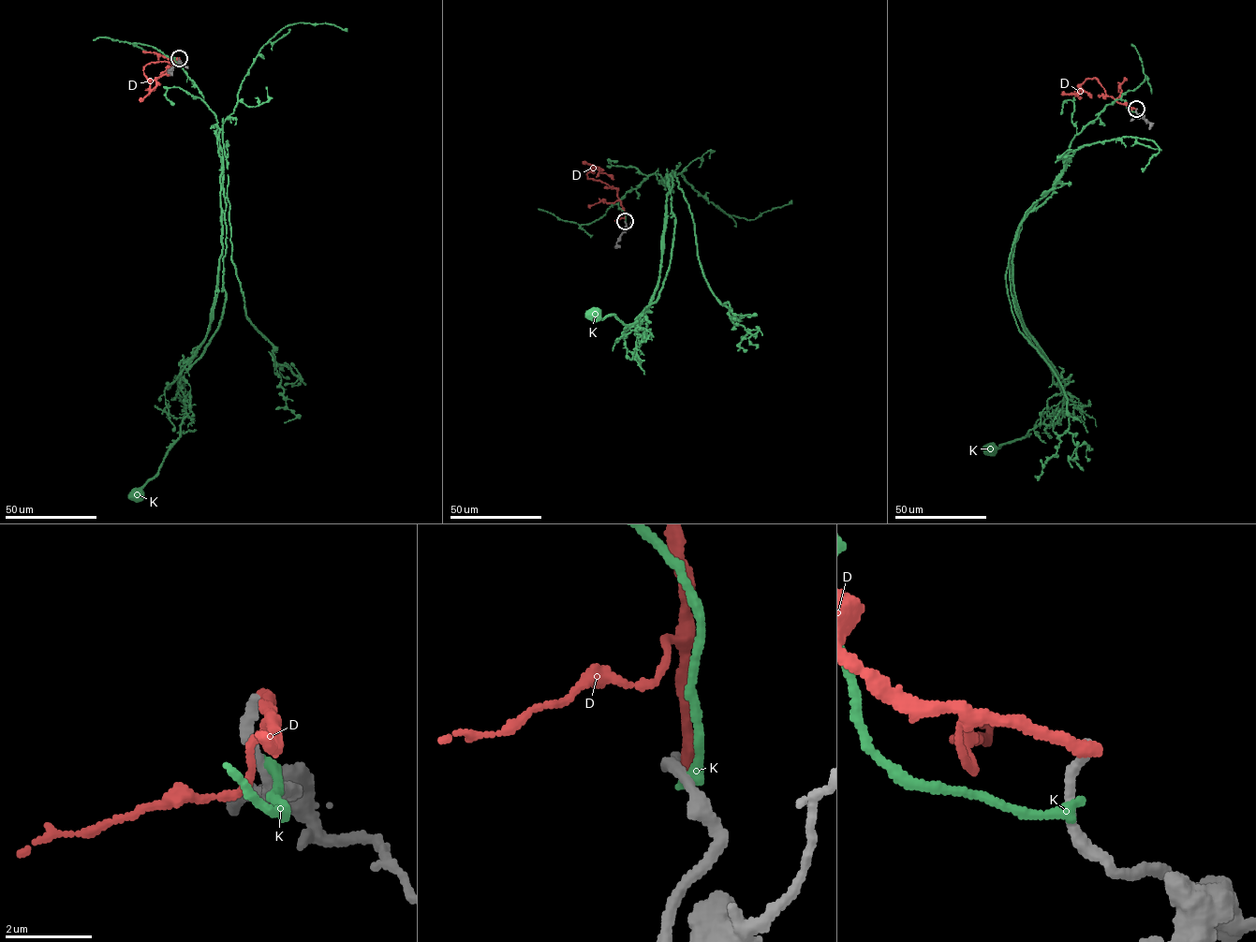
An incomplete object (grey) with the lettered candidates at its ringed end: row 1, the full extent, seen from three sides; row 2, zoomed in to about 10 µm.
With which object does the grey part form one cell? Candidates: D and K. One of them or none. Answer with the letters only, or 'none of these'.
none of these

